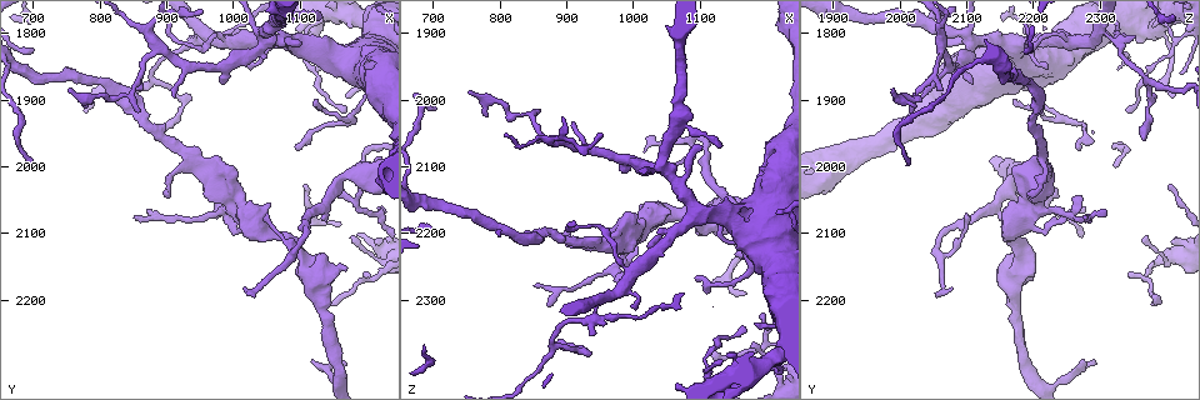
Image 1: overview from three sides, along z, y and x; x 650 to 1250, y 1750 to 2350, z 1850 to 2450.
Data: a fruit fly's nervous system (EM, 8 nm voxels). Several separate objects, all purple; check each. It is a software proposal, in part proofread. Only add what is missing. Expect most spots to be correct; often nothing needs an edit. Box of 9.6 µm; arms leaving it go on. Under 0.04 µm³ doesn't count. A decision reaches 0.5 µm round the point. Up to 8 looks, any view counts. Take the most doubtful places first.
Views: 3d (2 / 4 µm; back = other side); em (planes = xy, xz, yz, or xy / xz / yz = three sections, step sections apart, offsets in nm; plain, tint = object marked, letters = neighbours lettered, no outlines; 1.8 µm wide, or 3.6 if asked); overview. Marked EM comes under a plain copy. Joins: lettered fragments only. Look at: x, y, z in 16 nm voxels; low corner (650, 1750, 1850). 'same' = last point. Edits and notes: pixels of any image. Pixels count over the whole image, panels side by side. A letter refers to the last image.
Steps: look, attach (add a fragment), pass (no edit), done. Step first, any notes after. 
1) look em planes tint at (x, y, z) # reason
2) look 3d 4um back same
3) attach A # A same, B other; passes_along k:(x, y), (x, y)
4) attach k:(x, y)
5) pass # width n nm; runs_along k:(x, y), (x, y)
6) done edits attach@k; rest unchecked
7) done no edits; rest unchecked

look 3d 4um back at (1195, 1865, 2150) # closes a loop

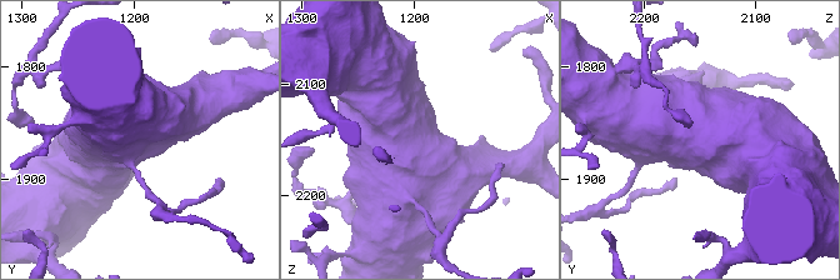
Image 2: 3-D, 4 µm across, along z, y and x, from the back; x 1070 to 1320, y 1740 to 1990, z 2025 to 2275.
look em 3.6um planes letters same # need the tissue

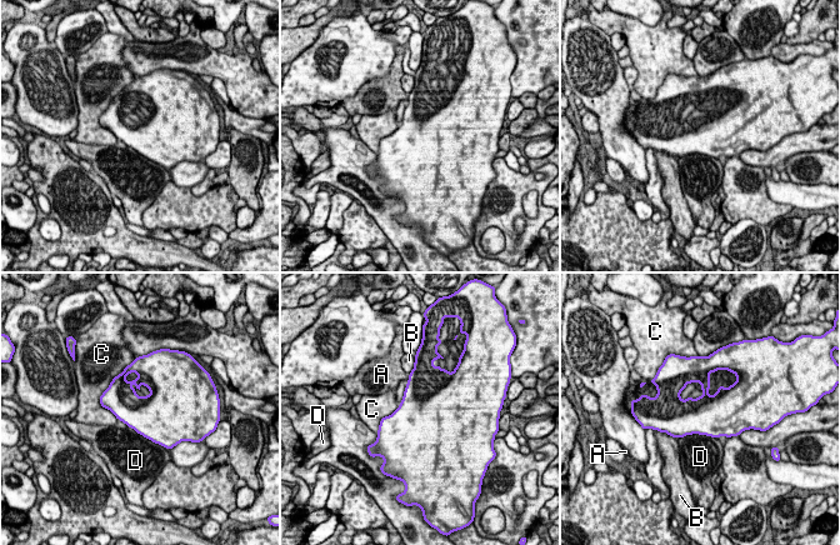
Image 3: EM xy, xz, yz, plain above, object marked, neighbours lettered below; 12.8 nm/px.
pass # width 550 nm; longest_contact D 750 nm; A other, B other, C other, D other; no lettered fragment goes on from it

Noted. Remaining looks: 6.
look 3d 2um back at (1220, 2115, 2410) # free end

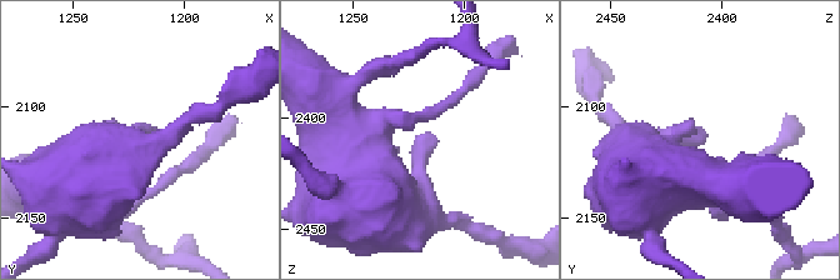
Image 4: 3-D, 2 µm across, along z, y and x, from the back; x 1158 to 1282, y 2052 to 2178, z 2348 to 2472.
look em 3.6um planes letters at (1216, 2112, 2406) # now the EM

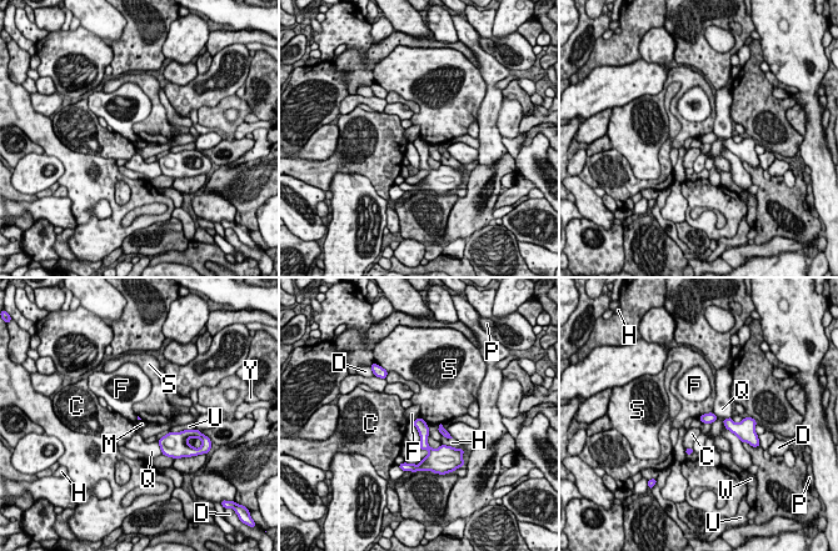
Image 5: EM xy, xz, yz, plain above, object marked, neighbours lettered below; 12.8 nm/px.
pass # C other, D other, F other, H other, M other, P other, Q other, S other, U other, W other, Y other; no lettered fragment goes on from it

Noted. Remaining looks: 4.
look em xz step 4 letters at (1165, 2035, 2235) # free end

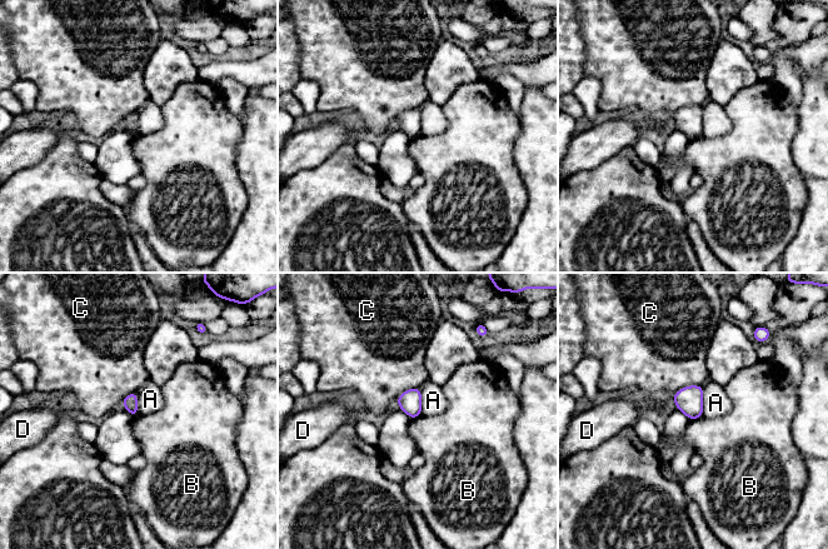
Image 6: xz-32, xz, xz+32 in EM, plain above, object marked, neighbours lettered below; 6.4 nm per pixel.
pass # width 100 nm; A other, B other, C other, D other; border 6:(702, 385), (703, 415); none of them fits

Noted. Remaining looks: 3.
done no edits; rest unchecked

